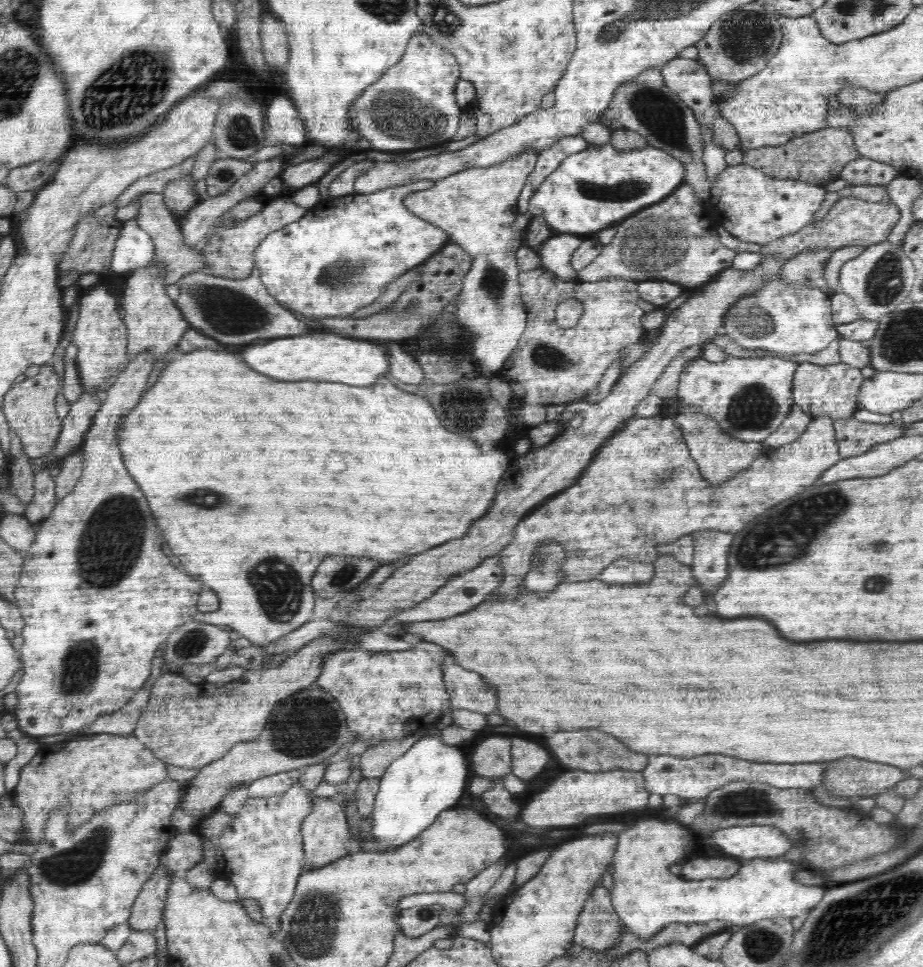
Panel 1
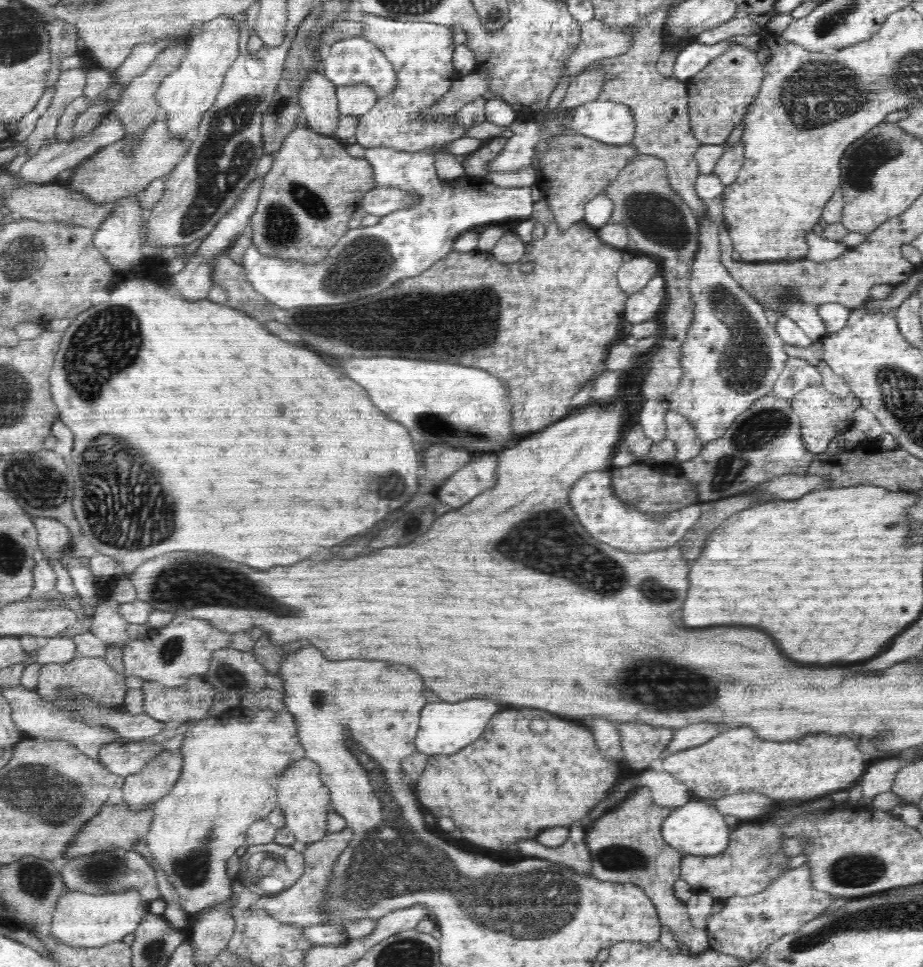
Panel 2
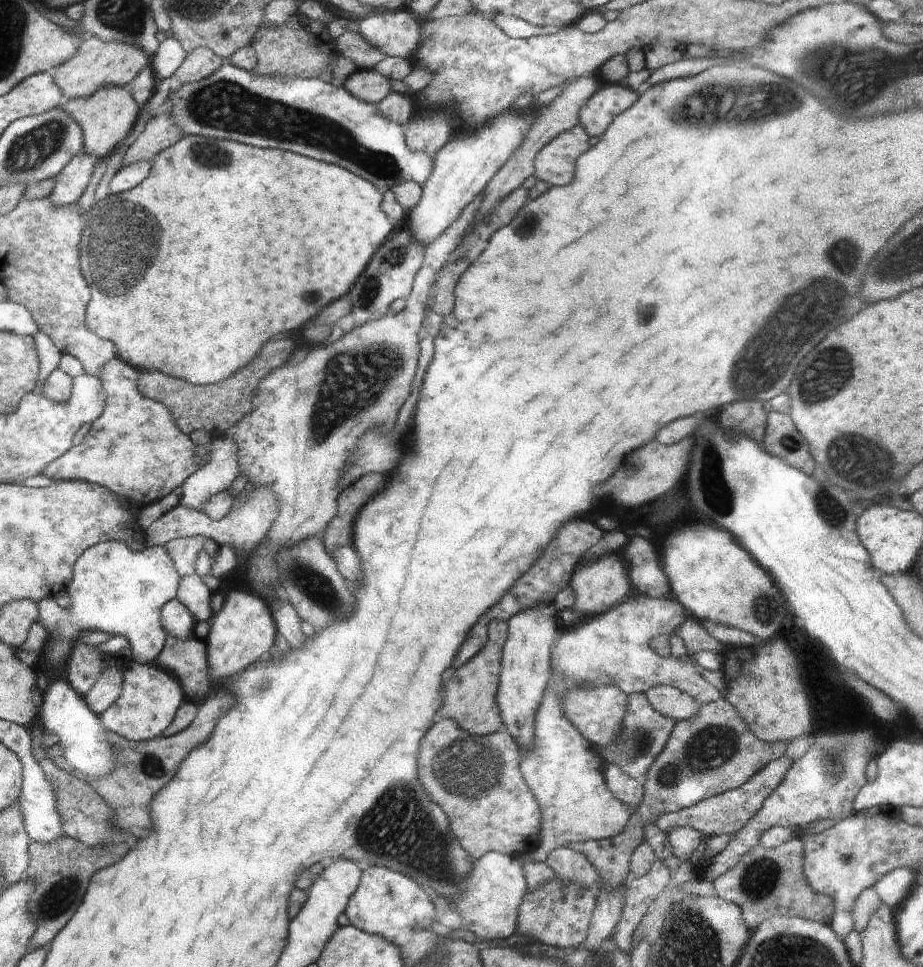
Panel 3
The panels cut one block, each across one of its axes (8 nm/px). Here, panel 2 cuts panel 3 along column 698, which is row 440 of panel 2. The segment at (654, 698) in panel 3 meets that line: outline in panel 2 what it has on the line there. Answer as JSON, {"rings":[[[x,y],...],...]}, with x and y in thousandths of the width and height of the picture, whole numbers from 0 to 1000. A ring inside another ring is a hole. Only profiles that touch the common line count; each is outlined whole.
{"rings":[[[767,221],[758,225],[756,231],[757,257],[751,269],[746,294],[753,321],[744,341],[745,350],[737,359],[736,372],[740,391],[737,392],[735,401],[720,415],[723,422],[736,426],[745,433],[762,459],[780,453],[787,444],[793,441],[796,432],[808,426],[818,414],[836,406],[839,397],[855,371],[849,361],[850,355],[828,326],[828,317],[800,295],[782,274],[779,238],[772,231]]]}

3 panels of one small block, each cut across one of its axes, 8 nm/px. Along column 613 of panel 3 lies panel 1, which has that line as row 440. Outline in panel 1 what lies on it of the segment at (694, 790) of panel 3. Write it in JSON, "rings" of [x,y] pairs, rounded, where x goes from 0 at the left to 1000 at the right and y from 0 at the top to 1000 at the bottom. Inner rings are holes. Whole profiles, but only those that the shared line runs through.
{"rings":[[[909,432],[904,435],[906,457],[911,475],[936,469],[948,459],[979,451],[979,438],[940,437],[922,432]]]}

